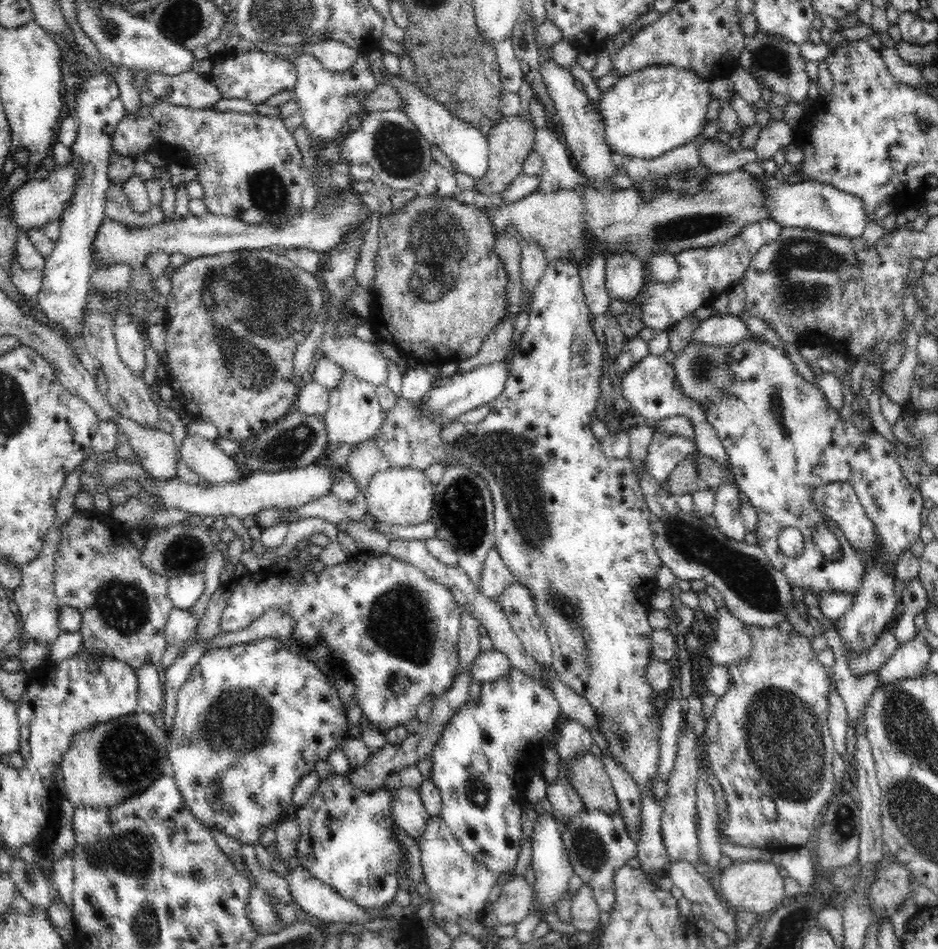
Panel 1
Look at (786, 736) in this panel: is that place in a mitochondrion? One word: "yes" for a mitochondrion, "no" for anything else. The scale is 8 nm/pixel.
yes

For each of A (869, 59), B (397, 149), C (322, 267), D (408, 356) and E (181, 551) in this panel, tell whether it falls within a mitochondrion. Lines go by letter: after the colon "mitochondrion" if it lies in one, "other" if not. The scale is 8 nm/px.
A: other
B: mitochondrion
C: other
D: other
E: mitochondrion

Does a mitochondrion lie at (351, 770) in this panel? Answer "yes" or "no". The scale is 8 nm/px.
no

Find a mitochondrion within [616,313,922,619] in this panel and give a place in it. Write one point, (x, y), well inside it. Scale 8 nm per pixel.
(746, 575)

